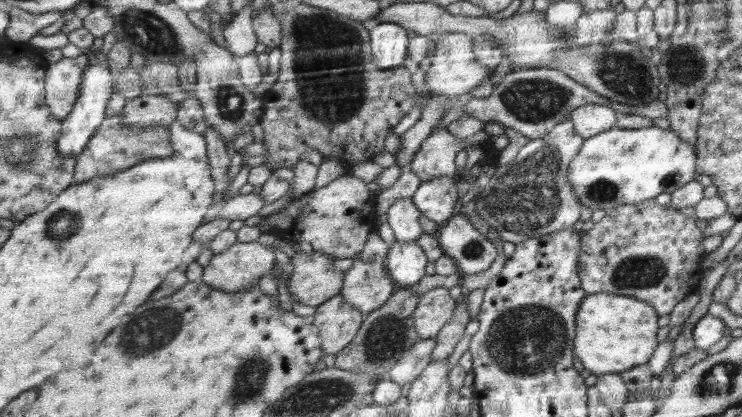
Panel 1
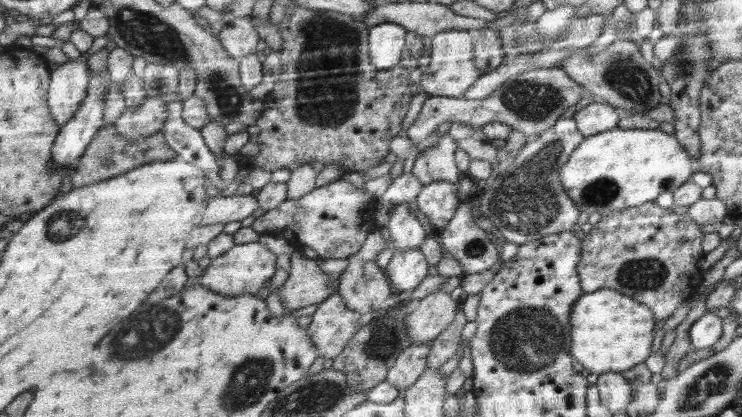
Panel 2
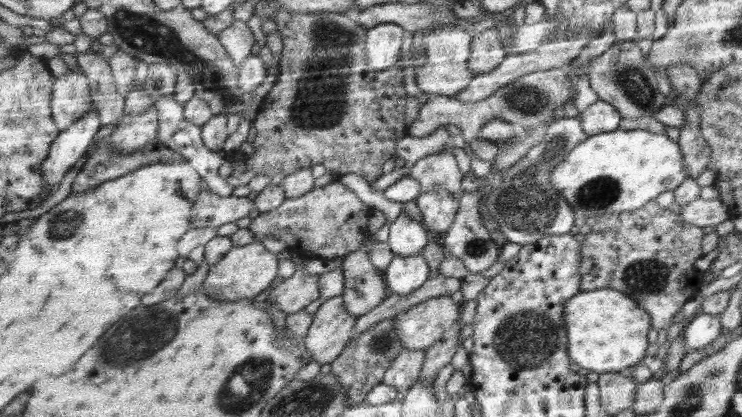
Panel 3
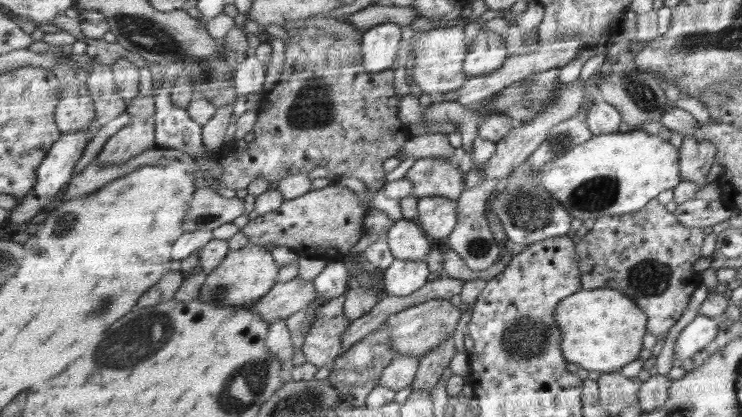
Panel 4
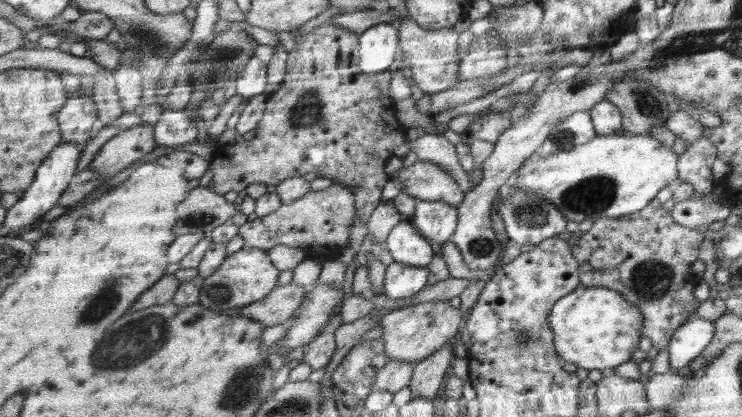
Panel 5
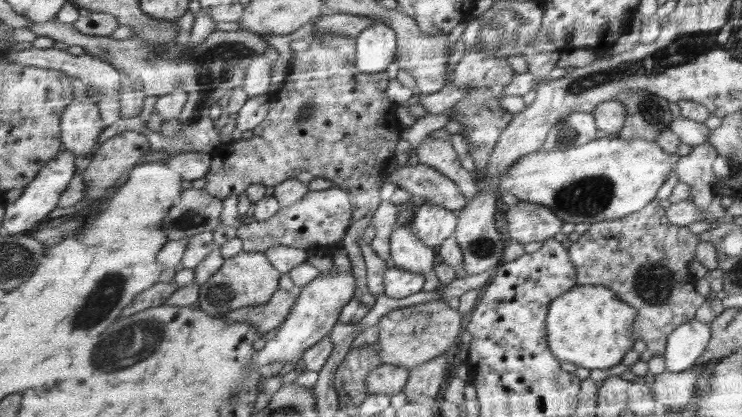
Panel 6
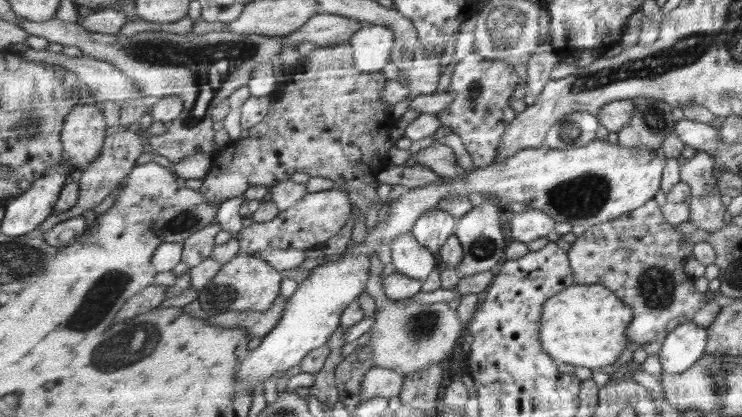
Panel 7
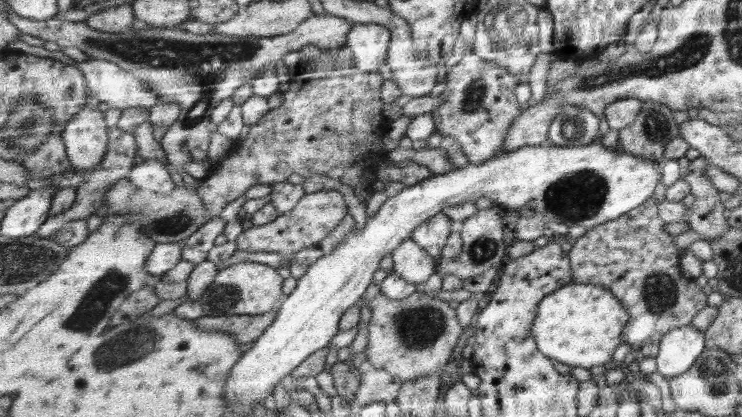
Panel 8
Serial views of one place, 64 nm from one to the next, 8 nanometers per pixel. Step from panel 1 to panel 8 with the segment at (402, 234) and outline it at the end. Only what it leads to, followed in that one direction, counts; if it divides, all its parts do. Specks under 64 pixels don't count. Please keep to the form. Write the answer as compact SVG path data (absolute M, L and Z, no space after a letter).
M408 239L391 252L393 272L421 288L437 270L434 259L422 246Z

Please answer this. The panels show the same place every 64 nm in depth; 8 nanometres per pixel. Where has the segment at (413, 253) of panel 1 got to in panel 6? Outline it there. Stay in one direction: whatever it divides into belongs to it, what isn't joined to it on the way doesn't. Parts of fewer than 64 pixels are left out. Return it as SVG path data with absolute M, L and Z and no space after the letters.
M394 266L384 273L381 293L399 299L420 292L423 284L424 275Z

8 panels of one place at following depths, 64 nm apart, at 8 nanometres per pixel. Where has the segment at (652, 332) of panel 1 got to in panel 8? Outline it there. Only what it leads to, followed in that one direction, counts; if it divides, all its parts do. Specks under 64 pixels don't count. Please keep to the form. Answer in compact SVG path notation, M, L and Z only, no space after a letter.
M567 284L546 296L538 307L532 334L539 351L571 367L588 369L611 362L614 350L622 344L620 334L631 320L611 289L595 284Z

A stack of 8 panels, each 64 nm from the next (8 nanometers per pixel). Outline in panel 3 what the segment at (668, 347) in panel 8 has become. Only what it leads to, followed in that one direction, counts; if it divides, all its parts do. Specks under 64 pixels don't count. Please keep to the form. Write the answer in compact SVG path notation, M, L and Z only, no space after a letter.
M702 313L693 317L685 325L683 332L684 346L686 352L692 352L712 344L720 335L723 326L717 315Z

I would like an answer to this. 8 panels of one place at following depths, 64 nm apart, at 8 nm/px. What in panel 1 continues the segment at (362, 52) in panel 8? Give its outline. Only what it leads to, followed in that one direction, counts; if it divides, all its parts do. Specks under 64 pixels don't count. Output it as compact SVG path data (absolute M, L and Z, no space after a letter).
M383 22L370 30L372 37L373 55L378 68L389 69L392 66L402 65L402 56L406 58L406 46L408 46L408 36L406 30L394 22Z

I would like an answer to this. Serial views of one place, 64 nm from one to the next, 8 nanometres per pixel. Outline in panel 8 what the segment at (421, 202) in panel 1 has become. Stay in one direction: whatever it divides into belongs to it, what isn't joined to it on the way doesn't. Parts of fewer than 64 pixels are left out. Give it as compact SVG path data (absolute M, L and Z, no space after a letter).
M443 212L432 215L423 223L416 228L410 239L416 242L418 246L422 246L424 251L434 258L442 254L455 224L451 217L446 216Z

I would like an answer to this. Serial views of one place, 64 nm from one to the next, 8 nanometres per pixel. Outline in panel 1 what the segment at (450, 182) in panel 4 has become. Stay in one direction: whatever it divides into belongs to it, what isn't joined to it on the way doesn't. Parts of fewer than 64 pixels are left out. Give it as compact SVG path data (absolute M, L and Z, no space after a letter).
M435 130L416 152L411 161L410 171L422 182L440 176L454 176L456 174L454 156L473 144L484 144L486 139L488 136L484 132L476 133L465 140L458 140L447 130Z

